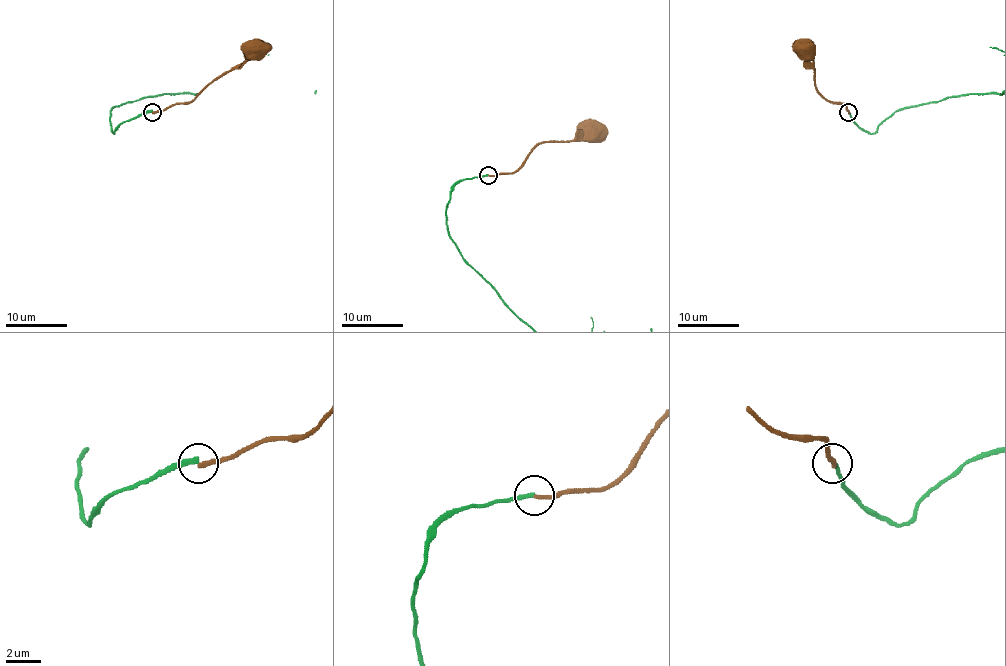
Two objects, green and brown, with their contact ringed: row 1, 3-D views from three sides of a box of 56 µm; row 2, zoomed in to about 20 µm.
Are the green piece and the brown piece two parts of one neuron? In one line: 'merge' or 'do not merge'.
do not merge

